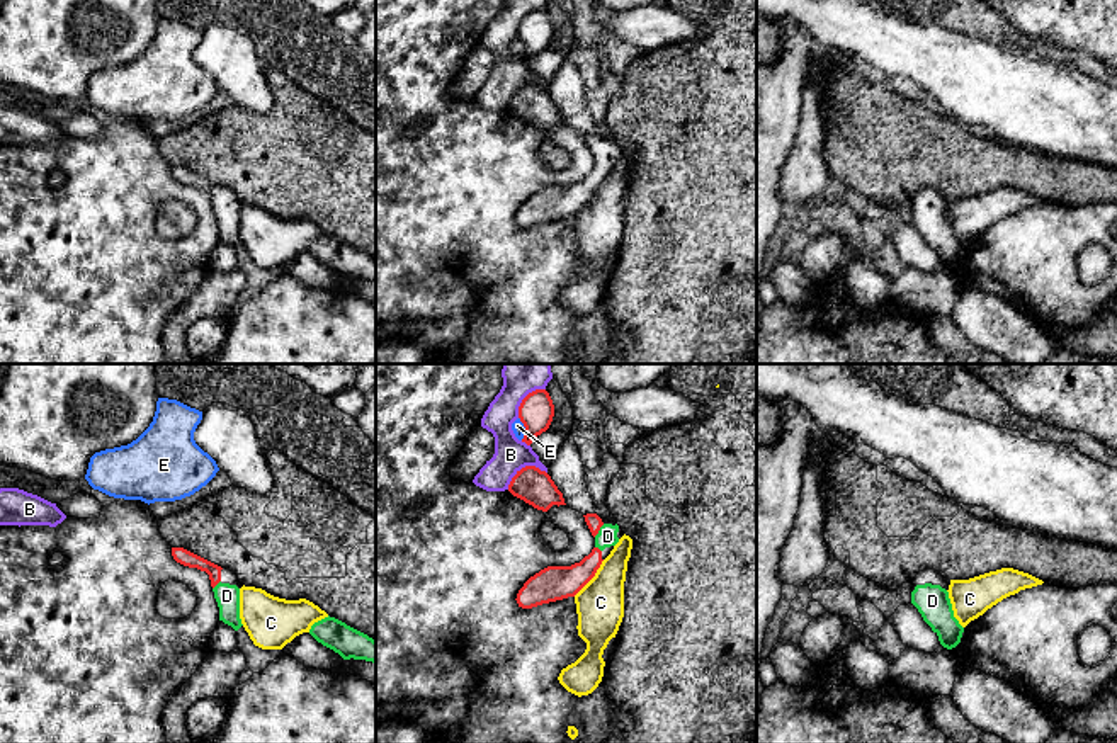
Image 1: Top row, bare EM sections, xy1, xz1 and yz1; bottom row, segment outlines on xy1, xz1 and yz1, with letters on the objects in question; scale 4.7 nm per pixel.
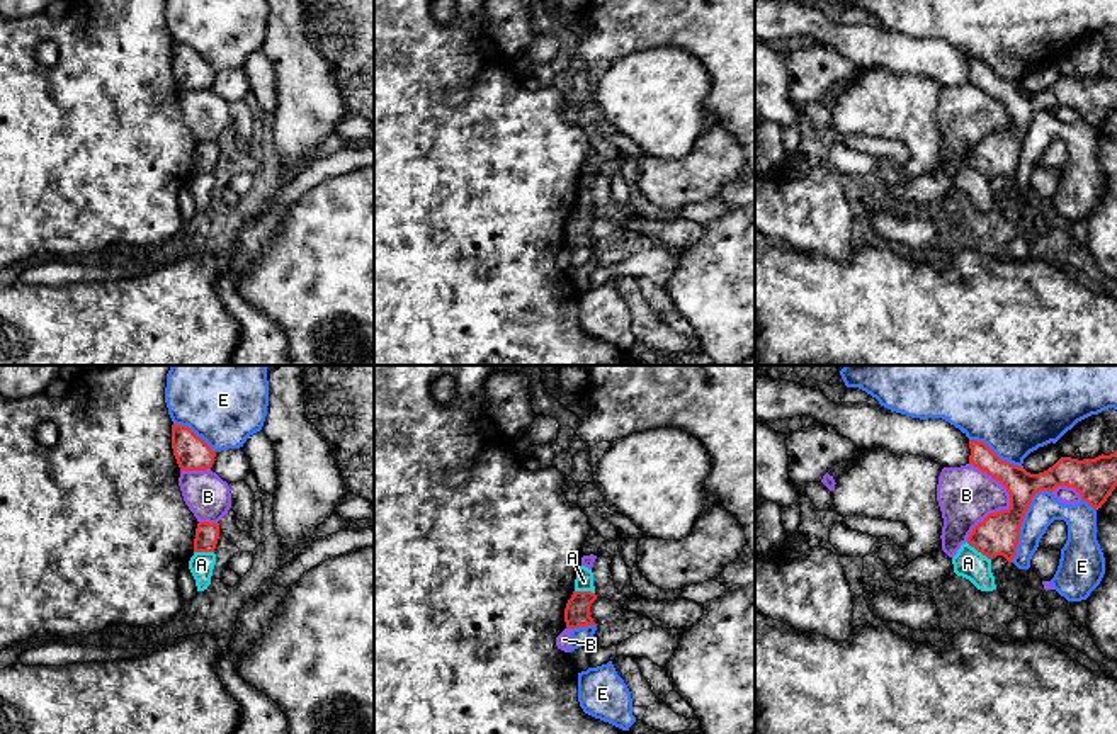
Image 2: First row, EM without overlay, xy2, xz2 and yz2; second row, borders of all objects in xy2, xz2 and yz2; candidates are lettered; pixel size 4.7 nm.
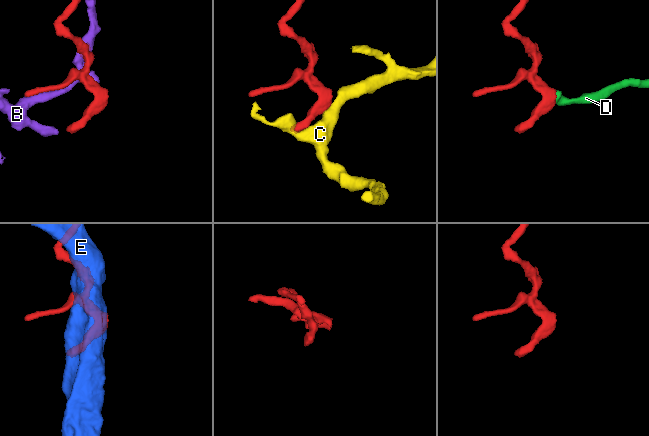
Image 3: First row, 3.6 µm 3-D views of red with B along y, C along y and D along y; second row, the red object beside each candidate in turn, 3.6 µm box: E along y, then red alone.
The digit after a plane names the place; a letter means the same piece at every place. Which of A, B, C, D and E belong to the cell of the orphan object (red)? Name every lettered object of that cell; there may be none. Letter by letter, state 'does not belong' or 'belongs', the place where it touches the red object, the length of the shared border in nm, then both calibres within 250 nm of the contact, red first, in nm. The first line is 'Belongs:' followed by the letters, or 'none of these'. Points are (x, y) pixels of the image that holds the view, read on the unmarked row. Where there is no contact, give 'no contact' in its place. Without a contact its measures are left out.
Belongs: D
A: does not belong | yz2 (978, 170) | 150 nm | 200/140 nm
B: does not belong | yz2 (1010, 124) | 380 nm | 200/280 nm
C: does not belong | xz1 (590, 198) | 220 nm | 160/220 nm
D: belongs | xz1 (599, 148) | 80 nm | 70/100 nm
E: does not belong | yz2 (1022, 140) | 380 nm | 200/140 nm

